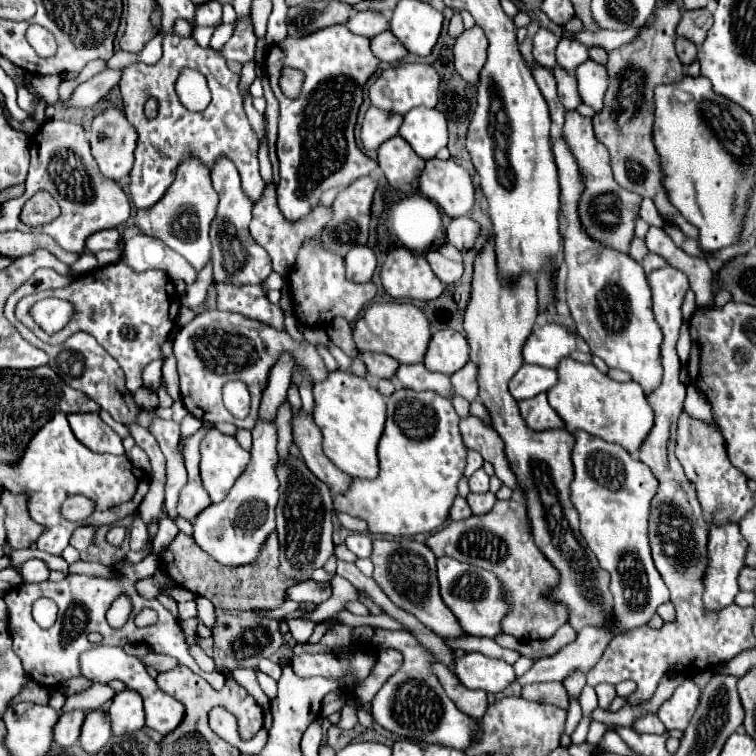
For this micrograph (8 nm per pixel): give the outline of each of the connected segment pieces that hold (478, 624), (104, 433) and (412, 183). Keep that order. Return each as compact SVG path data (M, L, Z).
M442 556L438 558L438 582L444 604L458 618L464 632L468 632L470 636L488 636L488 638L494 638L496 634L502 632L500 620L506 616L508 604L502 600L500 580L492 572Z
M96 412L68 414L68 422L74 436L92 452L124 454L122 438L110 426L106 426Z
M394 136L390 140L386 140L380 148L378 148L378 164L388 180L388 184L400 192L412 192L418 186L418 178L420 178L420 170L424 170L424 158L420 160L418 154L412 150L412 146L408 146L408 142L400 136Z

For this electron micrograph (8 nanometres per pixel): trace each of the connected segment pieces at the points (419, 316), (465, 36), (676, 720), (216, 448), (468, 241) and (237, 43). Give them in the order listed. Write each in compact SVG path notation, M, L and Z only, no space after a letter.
M386 302L386 304L372 304L364 310L362 318L354 324L354 342L358 350L382 352L396 358L402 364L418 364L424 360L428 350L428 342L432 338L430 322L424 312L414 306L412 302Z
M474 26L470 30L464 30L458 36L458 40L454 44L456 70L466 82L470 82L470 84L478 82L480 70L486 62L486 48L488 48L486 34L478 26Z
M688 678L684 684L676 688L676 692L660 706L658 716L667 730L677 729L684 731L696 706L700 702L700 688Z
M210 430L202 438L200 454L204 488L212 496L212 502L220 502L234 486L238 474L244 472L250 454L236 442L234 436L226 436L218 430Z
M468 216L454 218L448 226L448 242L458 250L472 250L480 236L480 224Z
M236 20L236 32L230 38L230 42L220 50L220 54L226 60L236 60L236 62L250 62L254 60L254 48L256 48L256 36L252 30L252 20Z

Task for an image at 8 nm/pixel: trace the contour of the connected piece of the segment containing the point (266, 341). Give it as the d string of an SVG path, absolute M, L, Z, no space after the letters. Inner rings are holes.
M204 310L190 324L186 324L178 336L174 338L174 356L178 362L180 376L180 392L186 410L206 422L230 422L238 428L252 430L258 418L260 394L268 386L270 372L282 354L290 354L294 358L292 382L298 382L302 376L308 376L312 384L328 378L328 370L324 360L316 352L312 344L296 342L288 332L278 332L272 326L260 324L258 320L248 320L240 314L220 312L220 310ZM228 380L242 380L248 384L252 394L252 408L248 418L234 418L222 404L222 386Z

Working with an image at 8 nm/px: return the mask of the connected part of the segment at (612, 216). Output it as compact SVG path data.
M566 112L562 136L564 136L570 152L574 154L578 168L580 168L580 174L584 178L584 192L582 192L580 202L578 202L578 214L580 214L580 222L584 224L584 230L592 238L596 238L596 242L600 240L602 246L614 248L618 252L628 252L630 240L634 236L634 218L638 216L638 208L640 208L642 198L636 192L624 190L612 178L608 150L604 144L600 144L596 140L590 118L580 116L578 112Z

